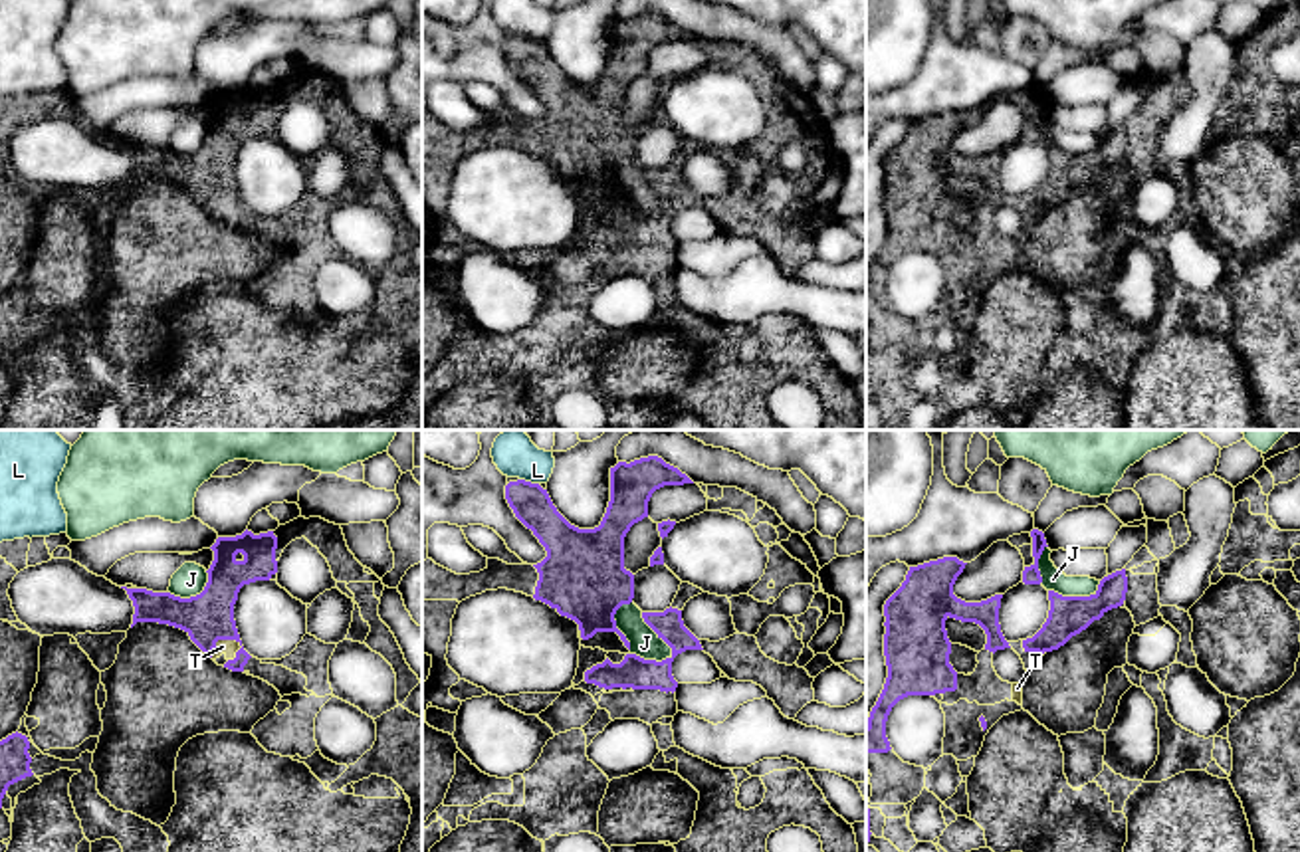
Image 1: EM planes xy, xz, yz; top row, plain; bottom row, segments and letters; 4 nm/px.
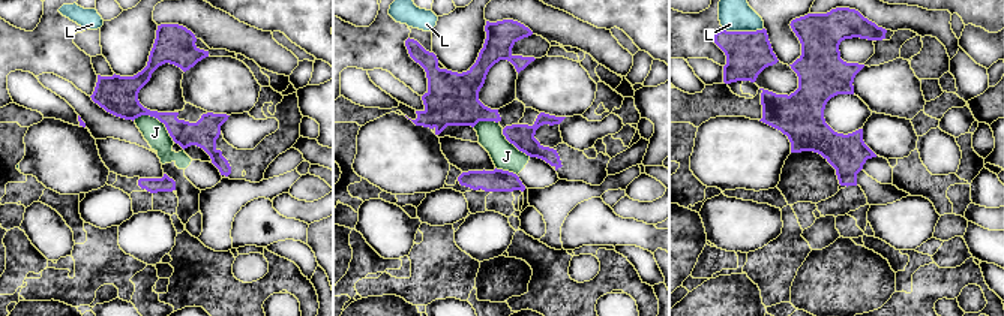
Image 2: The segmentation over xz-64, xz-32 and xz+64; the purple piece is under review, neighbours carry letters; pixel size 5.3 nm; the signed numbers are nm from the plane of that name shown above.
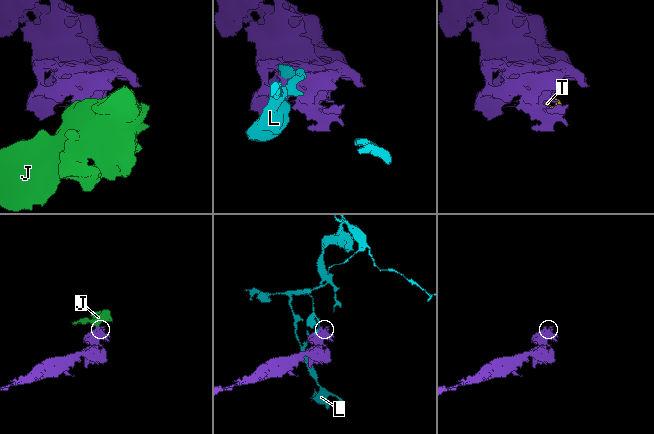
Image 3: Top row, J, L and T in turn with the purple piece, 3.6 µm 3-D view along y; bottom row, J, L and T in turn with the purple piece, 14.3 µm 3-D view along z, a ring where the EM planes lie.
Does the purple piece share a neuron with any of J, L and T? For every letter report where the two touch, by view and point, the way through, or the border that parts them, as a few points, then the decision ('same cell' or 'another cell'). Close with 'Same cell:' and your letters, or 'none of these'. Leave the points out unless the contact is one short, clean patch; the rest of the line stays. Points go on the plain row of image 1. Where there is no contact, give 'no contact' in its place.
J: contact xz (658, 193); another cell
L: contact xz (530, 38); border xz (520, 34), (538, 40); another cell
T: contact xy (222, 195); same cell
Same cell: T

